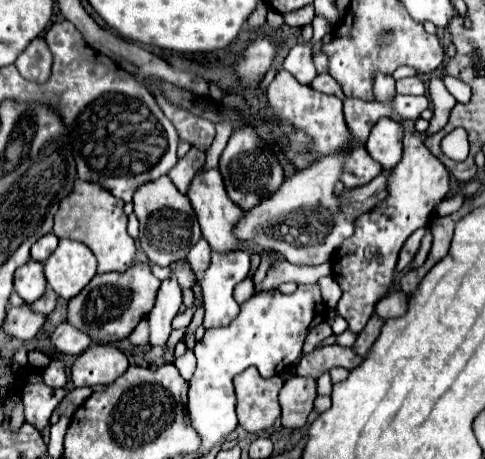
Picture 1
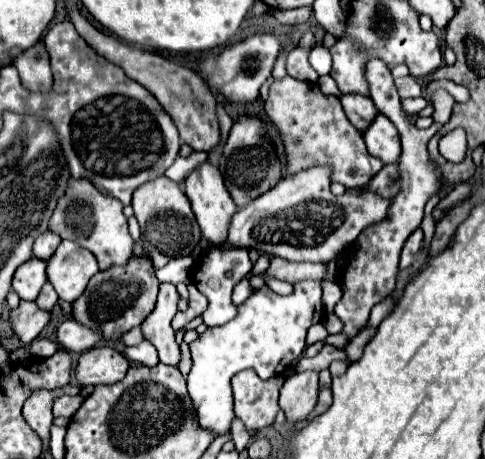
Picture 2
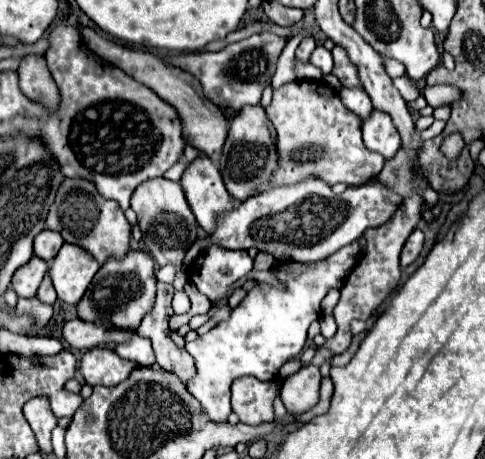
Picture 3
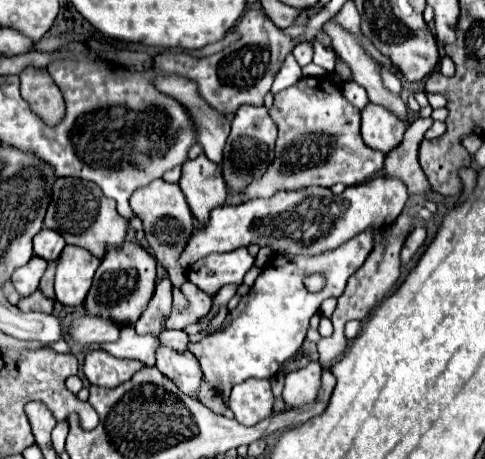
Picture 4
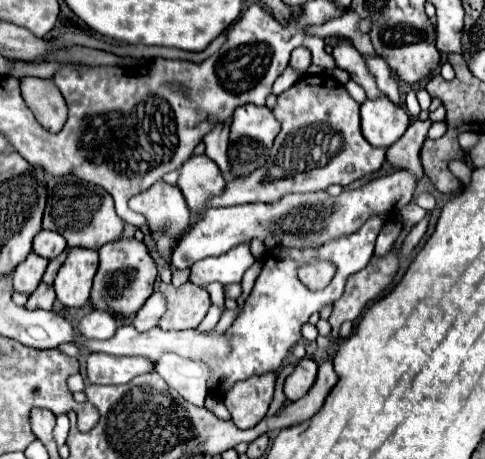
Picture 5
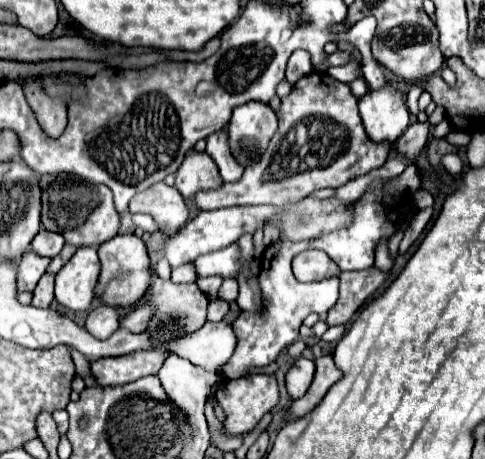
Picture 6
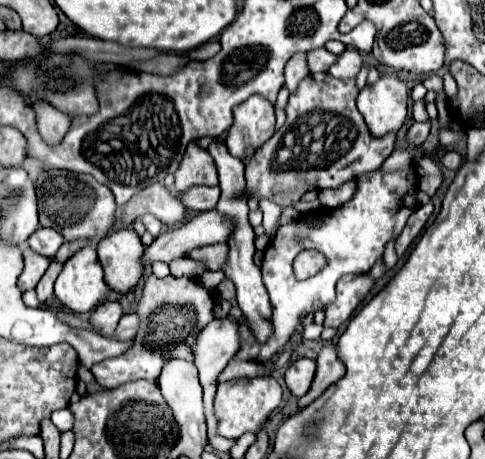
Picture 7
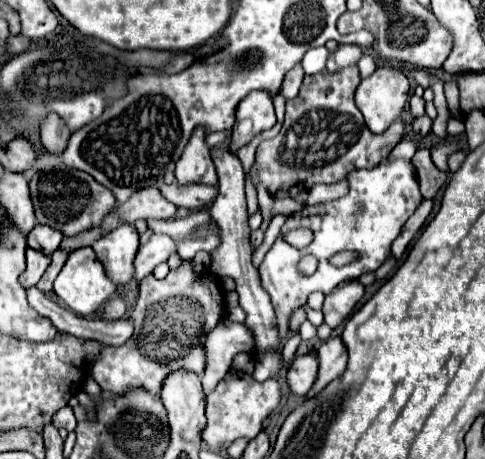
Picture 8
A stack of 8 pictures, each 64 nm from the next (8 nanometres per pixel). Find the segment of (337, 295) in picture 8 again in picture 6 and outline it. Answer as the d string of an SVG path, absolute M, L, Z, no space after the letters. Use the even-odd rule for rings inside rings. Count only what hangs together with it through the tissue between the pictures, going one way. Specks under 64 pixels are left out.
M376 266L360 270L360 272L344 272L340 274L340 298L328 310L328 326L348 324L358 308L384 284L388 272L378 270Z

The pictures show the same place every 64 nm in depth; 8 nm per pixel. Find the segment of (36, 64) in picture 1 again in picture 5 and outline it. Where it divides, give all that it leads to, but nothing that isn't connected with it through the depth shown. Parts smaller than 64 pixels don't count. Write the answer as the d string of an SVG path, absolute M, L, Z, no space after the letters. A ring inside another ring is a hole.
M24 76L22 78L22 98L36 116L36 120L50 132L60 132L66 122L66 102L56 88L54 80Z

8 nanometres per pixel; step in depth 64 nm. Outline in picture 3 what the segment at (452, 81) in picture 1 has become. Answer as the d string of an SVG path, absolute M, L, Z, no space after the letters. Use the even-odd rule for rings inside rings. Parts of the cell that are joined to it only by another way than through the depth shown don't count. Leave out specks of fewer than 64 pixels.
M436 84L436 86L426 86L424 98L432 108L438 108L440 104L452 104L462 98L462 90L450 84Z

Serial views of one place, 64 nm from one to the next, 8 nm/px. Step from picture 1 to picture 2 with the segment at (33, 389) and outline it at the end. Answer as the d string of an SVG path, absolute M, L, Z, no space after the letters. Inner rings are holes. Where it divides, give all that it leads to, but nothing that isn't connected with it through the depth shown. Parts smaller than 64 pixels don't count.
M72 384L55 389L55 390L36 390L32 392L32 396L28 396L28 400L24 402L24 410L22 410L22 416L24 420L36 430L36 434L46 442L50 438L50 426L52 426L52 404L56 400L56 396L62 396L64 394L78 395L81 387Z

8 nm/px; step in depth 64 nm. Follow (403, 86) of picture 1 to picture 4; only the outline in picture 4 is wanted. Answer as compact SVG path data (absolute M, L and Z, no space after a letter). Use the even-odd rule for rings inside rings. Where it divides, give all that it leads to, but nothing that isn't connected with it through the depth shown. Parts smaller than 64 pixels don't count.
M382 70L382 78L384 78L386 88L390 88L390 90L392 90L392 92L396 92L396 94L400 94L400 90L402 90L402 80L400 80L400 76L390 74L390 72Z

